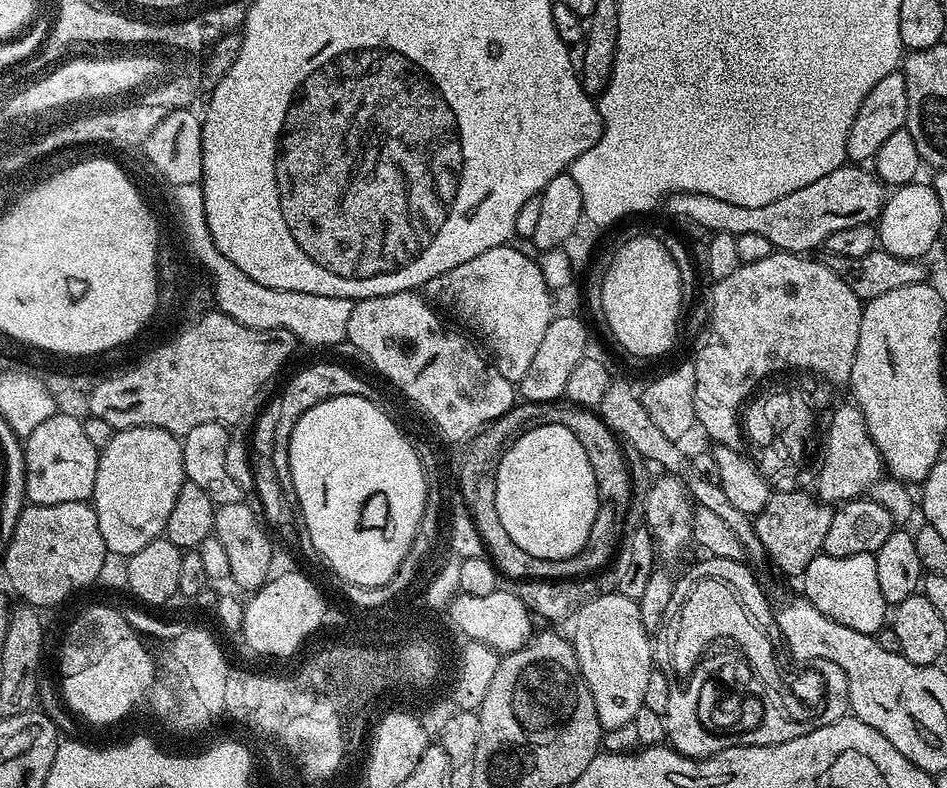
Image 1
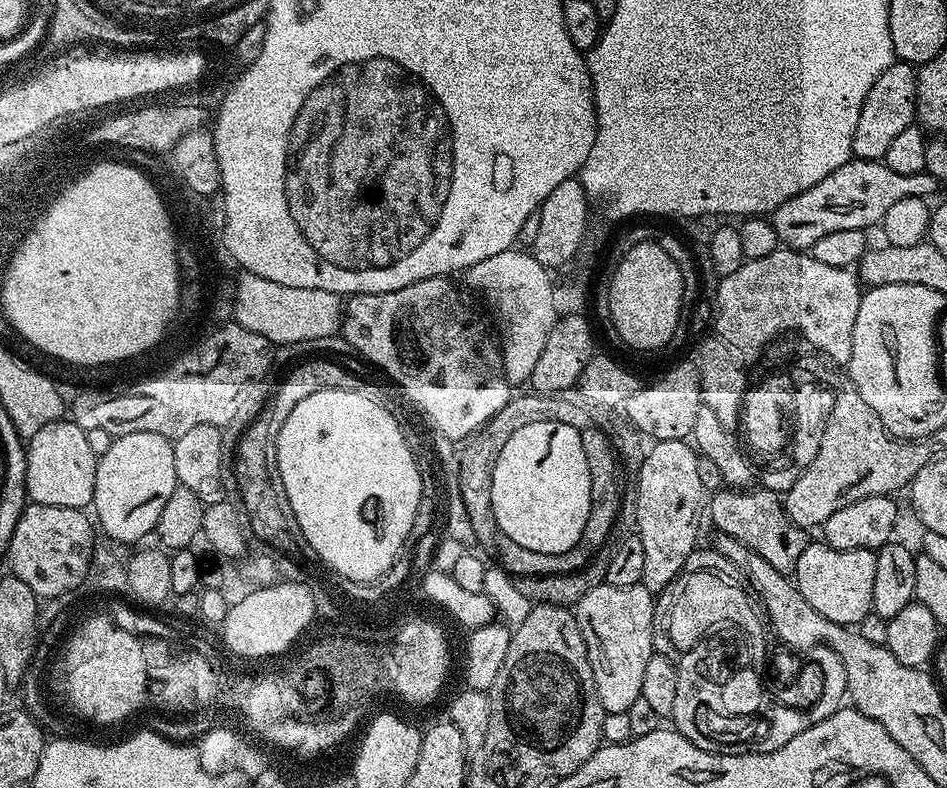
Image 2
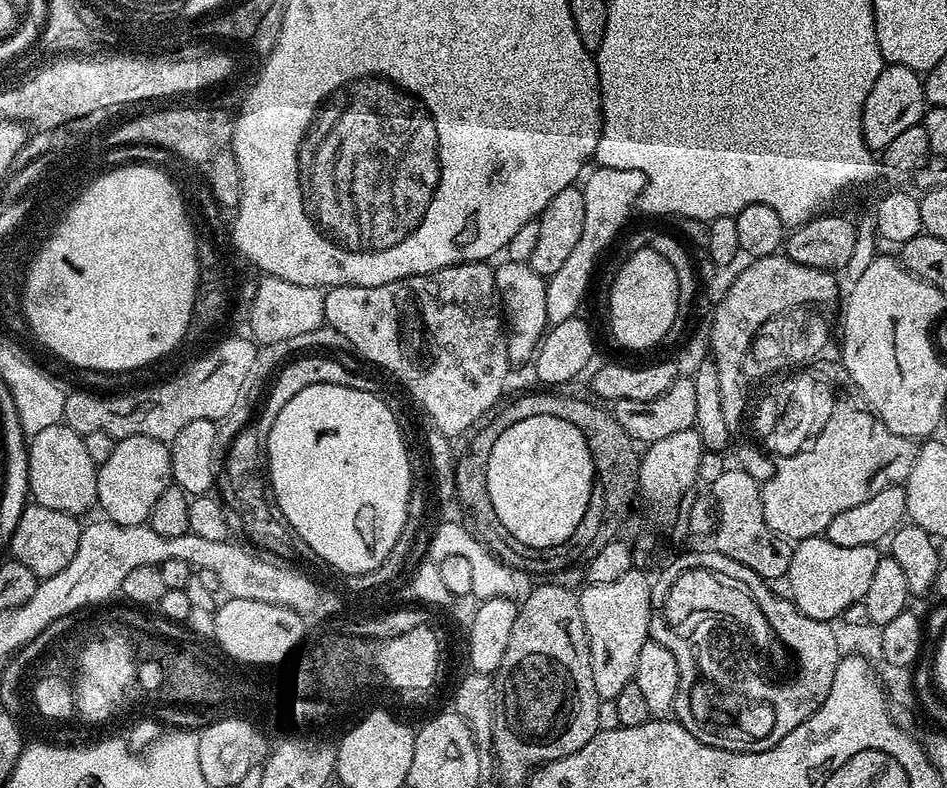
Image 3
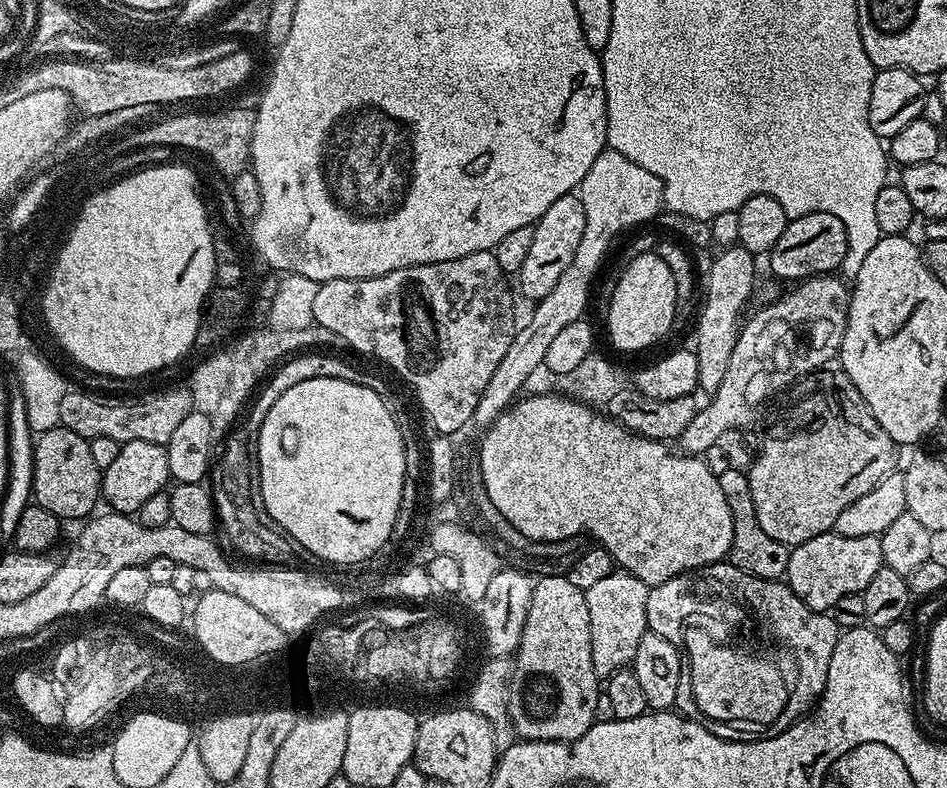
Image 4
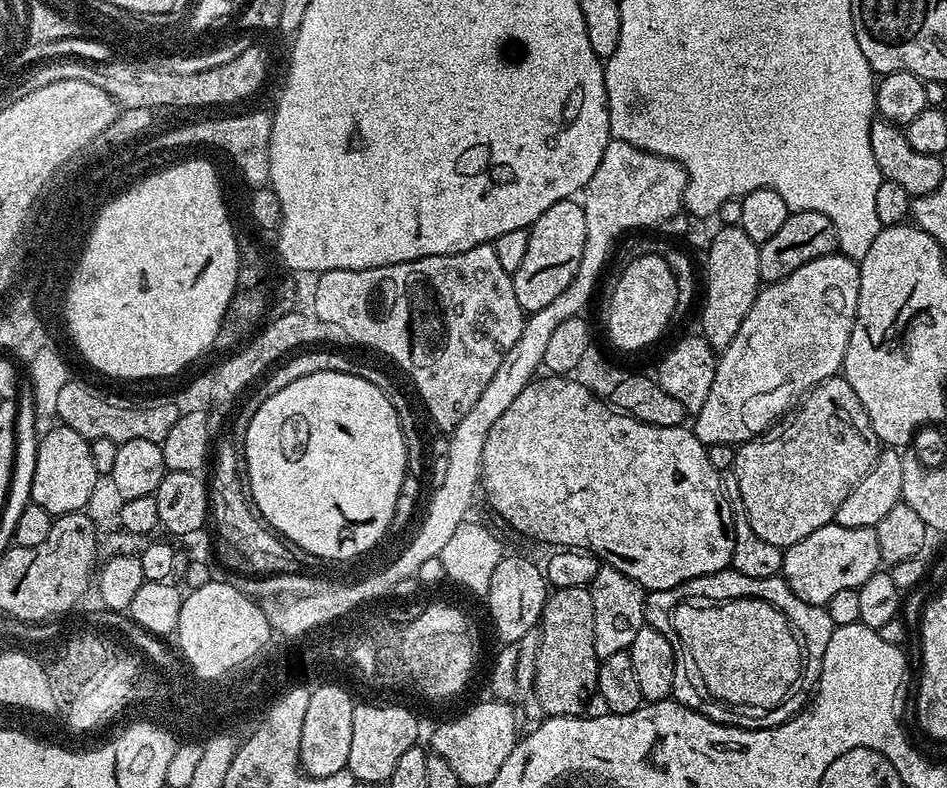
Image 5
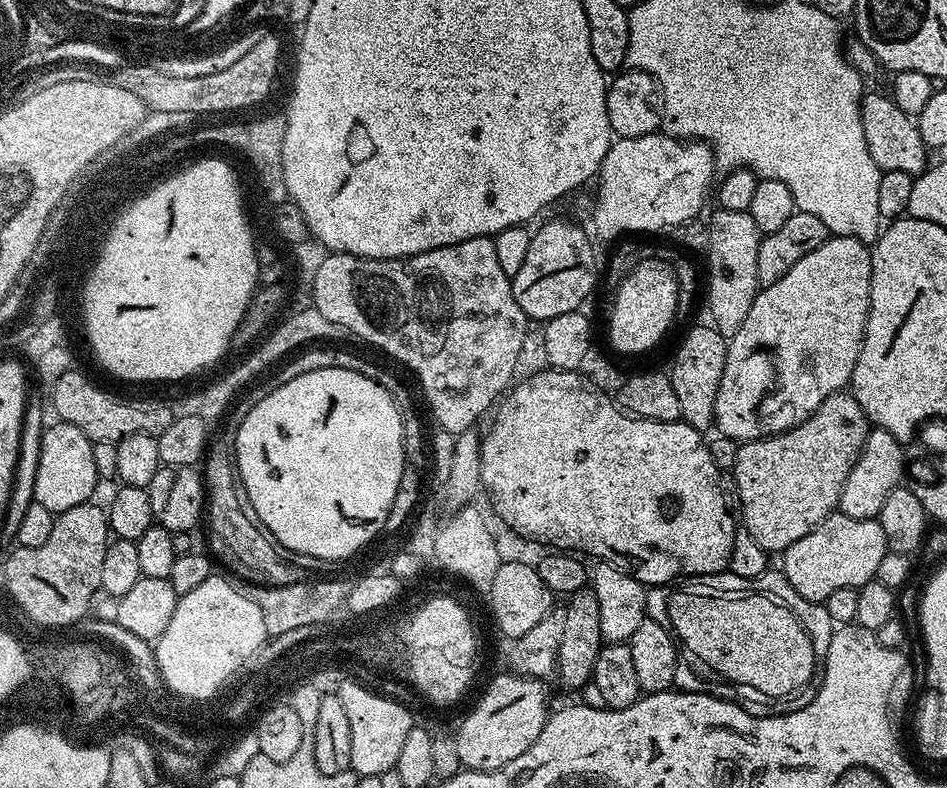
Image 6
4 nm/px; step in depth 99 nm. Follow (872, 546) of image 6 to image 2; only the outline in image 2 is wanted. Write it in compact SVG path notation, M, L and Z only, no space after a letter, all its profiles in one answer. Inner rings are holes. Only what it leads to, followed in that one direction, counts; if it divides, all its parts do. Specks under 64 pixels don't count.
M809 542L798 558L794 573L796 589L826 618L835 624L858 626L862 618L872 613L874 598L874 566L876 552L873 550L834 550L823 542Z

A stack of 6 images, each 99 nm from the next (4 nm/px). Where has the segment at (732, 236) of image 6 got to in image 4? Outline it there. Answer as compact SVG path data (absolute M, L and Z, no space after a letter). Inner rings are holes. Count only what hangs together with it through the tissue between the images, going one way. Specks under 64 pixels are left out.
M733 246L720 248L716 261L708 268L708 285L702 288L702 303L694 320L696 345L694 351L698 358L698 388L702 393L713 394L722 386L722 378L730 367L730 354L734 354L734 342L738 338L742 321L745 319L744 307L756 288L756 264L751 252Z

